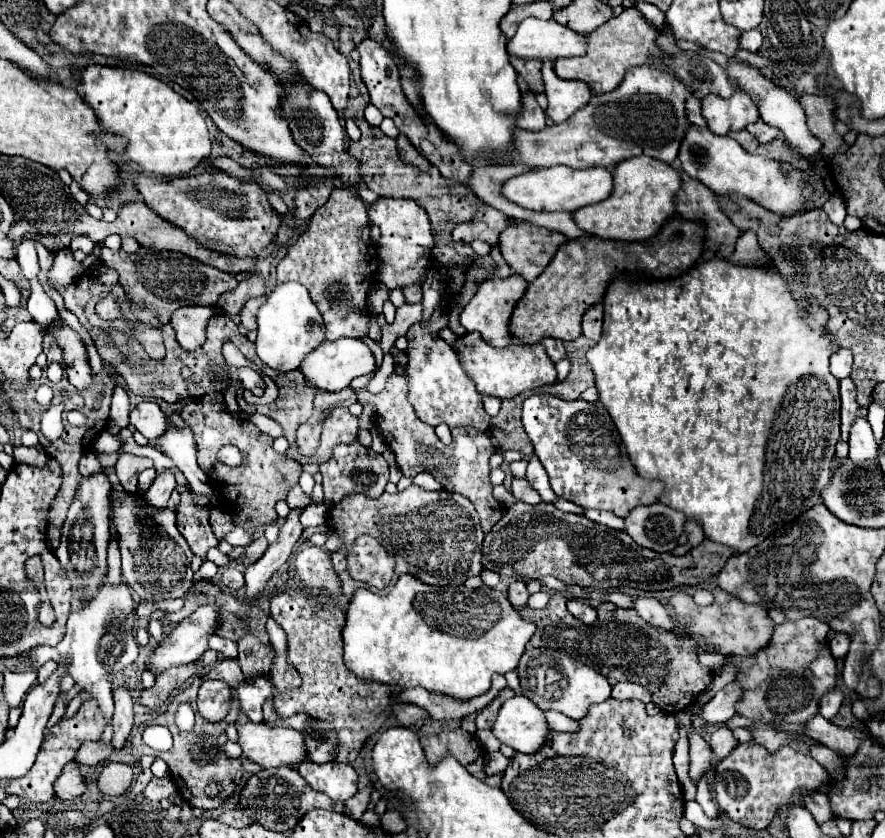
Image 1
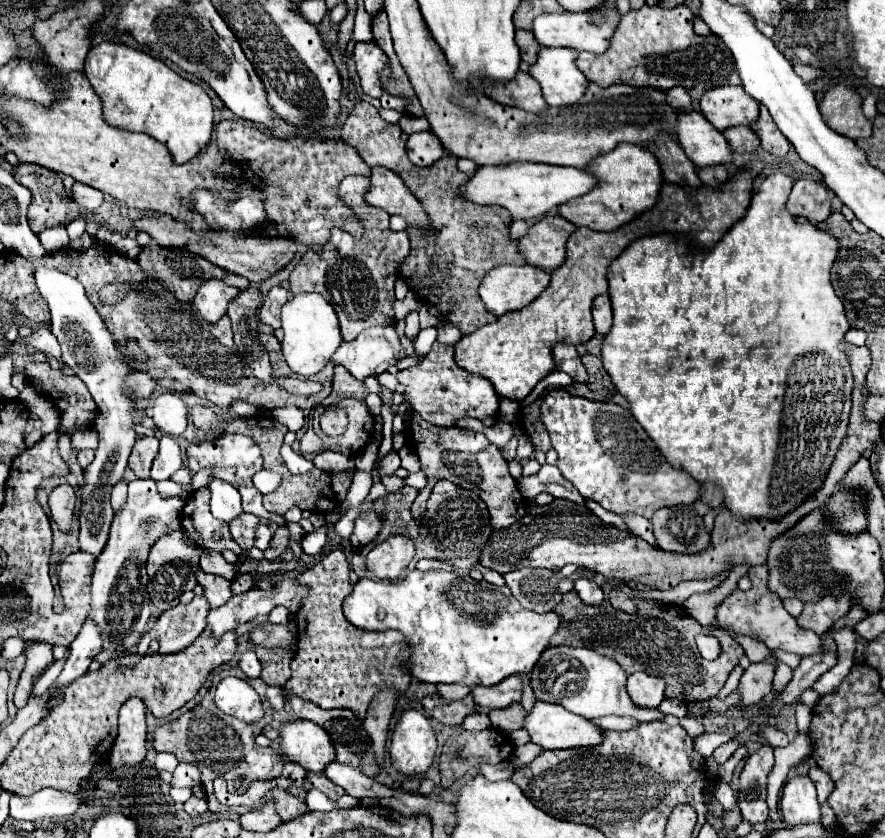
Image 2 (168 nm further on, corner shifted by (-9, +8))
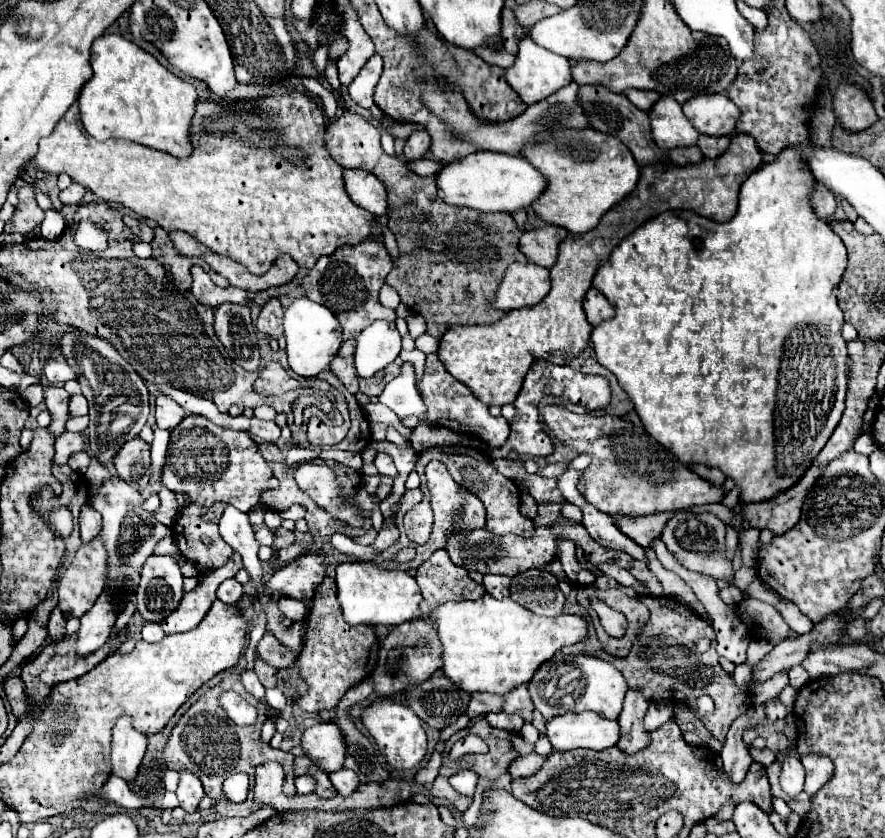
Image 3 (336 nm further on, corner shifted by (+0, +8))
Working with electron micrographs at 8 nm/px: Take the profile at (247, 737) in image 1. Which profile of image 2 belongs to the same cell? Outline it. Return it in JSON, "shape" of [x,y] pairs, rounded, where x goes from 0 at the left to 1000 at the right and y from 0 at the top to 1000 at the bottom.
{"shape":[[[338,859],[318,866],[318,897],[324,907],[340,912],[351,921],[365,921],[369,912],[379,907],[379,890],[369,871],[360,869],[356,862]]]}

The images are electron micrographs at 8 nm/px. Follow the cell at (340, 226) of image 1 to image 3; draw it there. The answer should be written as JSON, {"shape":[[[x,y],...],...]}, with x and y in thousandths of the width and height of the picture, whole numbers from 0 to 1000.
{"shape":[[[427,263],[420,267],[420,279],[423,282],[409,286],[407,291],[386,294],[377,303],[364,305],[341,334],[344,351],[355,360],[366,363],[382,379],[386,389],[386,406],[402,403],[405,396],[409,396],[409,391],[414,391],[414,387],[420,387],[423,382],[447,382],[445,370],[434,368],[427,358],[434,332],[443,320],[443,308],[434,291],[434,270]]]}

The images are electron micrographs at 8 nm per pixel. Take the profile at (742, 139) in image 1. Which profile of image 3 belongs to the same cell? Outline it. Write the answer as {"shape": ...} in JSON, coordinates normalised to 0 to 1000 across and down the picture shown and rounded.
{"shape":[[[791,160],[789,165],[789,174],[791,179],[795,181],[798,189],[811,189],[814,181],[820,181],[820,177],[825,174],[825,165],[827,162],[798,162],[798,160]]]}

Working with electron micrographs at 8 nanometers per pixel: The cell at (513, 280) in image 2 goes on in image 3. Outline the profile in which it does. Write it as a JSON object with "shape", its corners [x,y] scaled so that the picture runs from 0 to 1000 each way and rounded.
{"shape":[[[581,313],[569,325],[563,346],[558,348],[556,368],[581,370],[590,365],[608,363],[621,348],[621,327],[612,317]]]}

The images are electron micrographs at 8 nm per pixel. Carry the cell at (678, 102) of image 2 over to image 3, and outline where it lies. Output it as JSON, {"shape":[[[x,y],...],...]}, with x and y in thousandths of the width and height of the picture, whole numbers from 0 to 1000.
{"shape":[[[707,107],[707,115],[714,124],[719,124],[723,131],[734,134],[734,129],[748,117],[746,110],[728,110],[728,107]]]}

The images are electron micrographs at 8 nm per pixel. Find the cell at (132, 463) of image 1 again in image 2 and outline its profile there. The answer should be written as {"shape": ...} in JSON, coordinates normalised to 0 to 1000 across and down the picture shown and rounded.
{"shape":[[[175,520],[157,523],[150,532],[150,539],[146,544],[146,558],[153,563],[155,570],[168,570],[171,551],[180,537],[180,525]]]}

